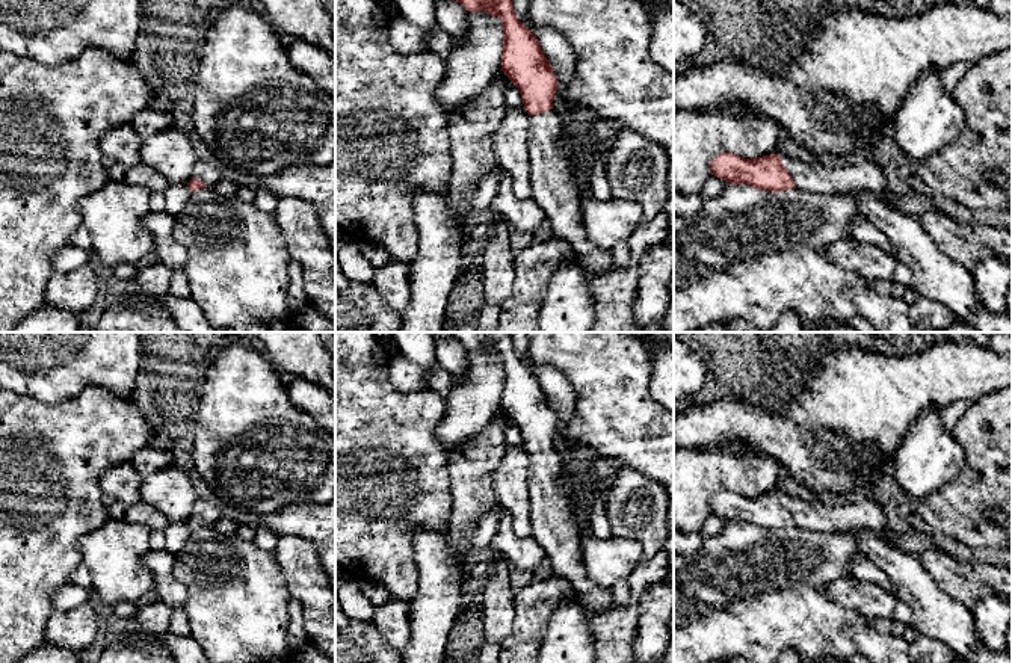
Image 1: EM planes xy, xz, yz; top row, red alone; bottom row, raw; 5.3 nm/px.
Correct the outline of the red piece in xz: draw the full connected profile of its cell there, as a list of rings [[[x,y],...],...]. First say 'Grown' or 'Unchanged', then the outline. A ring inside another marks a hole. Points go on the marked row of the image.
Grown. [[[456,0],[467,12],[485,11],[491,17],[501,20],[503,53],[501,71],[518,88],[526,112],[530,115],[527,130],[530,169],[532,169],[532,198],[544,210],[550,220],[554,237],[568,242],[585,272],[595,276],[615,267],[610,251],[594,245],[586,234],[582,222],[582,189],[572,163],[563,148],[563,128],[559,115],[553,110],[553,100],[557,91],[557,77],[548,59],[541,50],[536,36],[517,18],[512,0]]]

